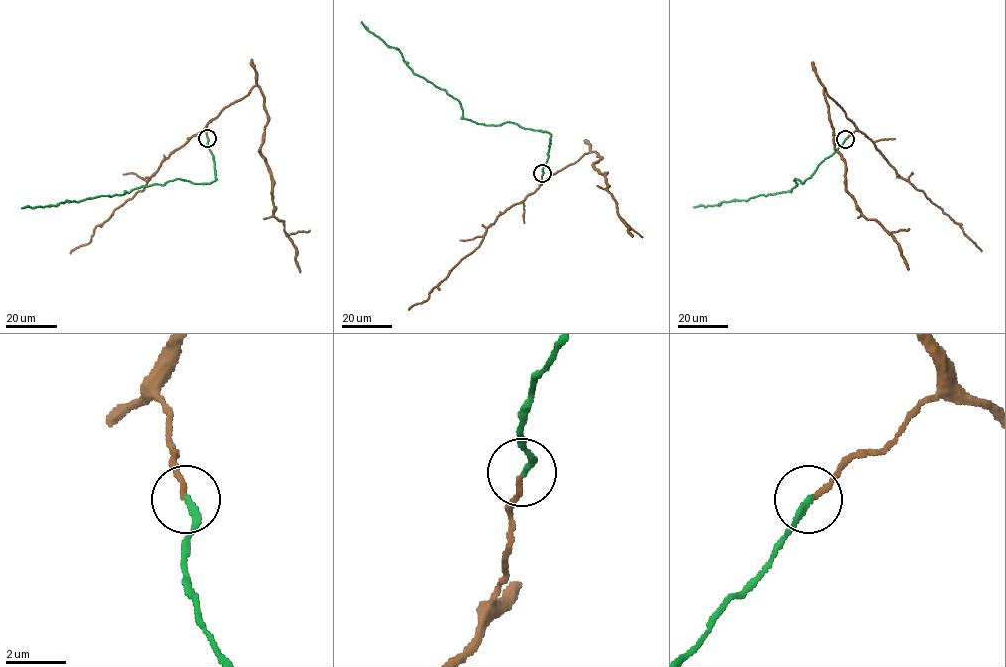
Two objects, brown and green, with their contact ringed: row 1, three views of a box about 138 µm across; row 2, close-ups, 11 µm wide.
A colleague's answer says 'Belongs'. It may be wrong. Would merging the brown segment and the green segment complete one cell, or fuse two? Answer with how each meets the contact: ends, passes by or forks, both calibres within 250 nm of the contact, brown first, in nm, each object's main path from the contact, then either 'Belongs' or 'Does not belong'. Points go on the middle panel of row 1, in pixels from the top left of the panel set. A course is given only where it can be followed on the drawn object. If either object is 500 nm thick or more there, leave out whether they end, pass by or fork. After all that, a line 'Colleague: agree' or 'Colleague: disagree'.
At the ring brown ends. At the ring green ends. Thickness 150 nm (brown) against 200 nm. Course of brown: (542, 173), (540, 184), (584, 154), (594, 152), (601, 159), (594, 167), (605, 174), (617, 213), (632, 236). Course of green: (542, 173), (547, 132), (511, 122), (484, 125), (466, 119), (457, 99), (415, 75), (399, 50), (361, 22). Belongs
Colleague: agree

